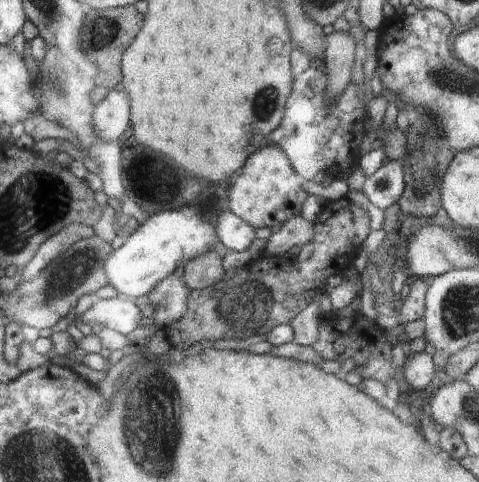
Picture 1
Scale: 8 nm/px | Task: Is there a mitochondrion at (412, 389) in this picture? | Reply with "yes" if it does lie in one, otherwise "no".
no

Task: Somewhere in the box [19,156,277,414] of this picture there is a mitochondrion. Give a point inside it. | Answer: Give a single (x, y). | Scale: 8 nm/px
(76, 268)

